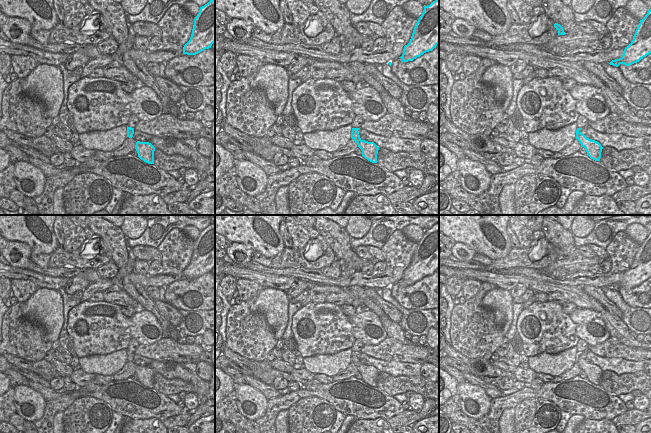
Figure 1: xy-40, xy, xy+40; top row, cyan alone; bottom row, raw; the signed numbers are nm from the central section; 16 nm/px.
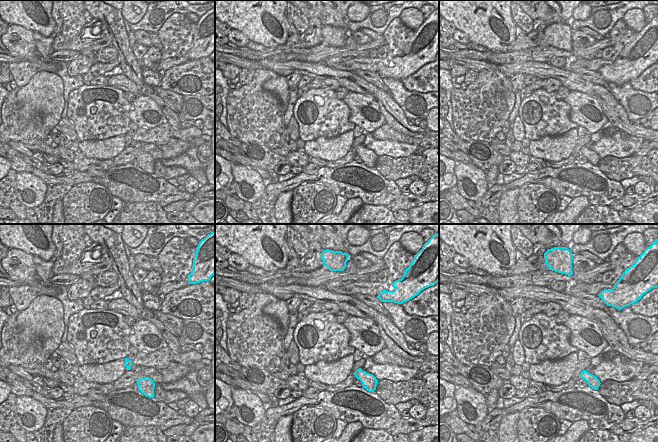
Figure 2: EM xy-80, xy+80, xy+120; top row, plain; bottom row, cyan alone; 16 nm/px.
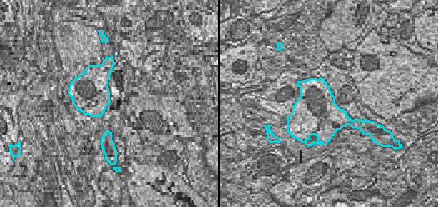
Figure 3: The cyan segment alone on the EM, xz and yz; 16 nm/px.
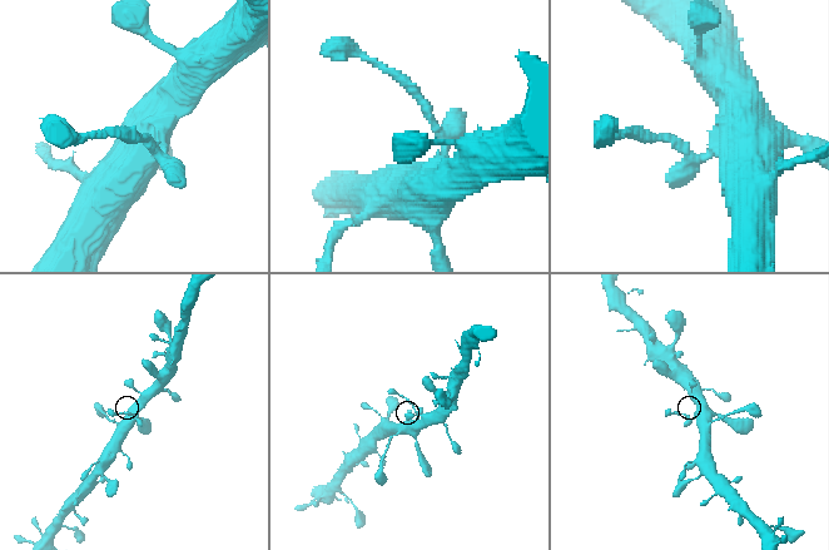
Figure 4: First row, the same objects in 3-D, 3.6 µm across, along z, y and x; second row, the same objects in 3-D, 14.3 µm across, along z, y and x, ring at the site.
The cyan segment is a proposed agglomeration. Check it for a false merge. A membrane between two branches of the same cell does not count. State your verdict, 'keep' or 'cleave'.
cleave

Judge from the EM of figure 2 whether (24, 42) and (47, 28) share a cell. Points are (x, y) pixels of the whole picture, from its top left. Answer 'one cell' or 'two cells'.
two cells

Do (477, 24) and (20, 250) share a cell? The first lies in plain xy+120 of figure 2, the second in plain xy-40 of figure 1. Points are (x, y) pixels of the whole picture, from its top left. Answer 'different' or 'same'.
different

